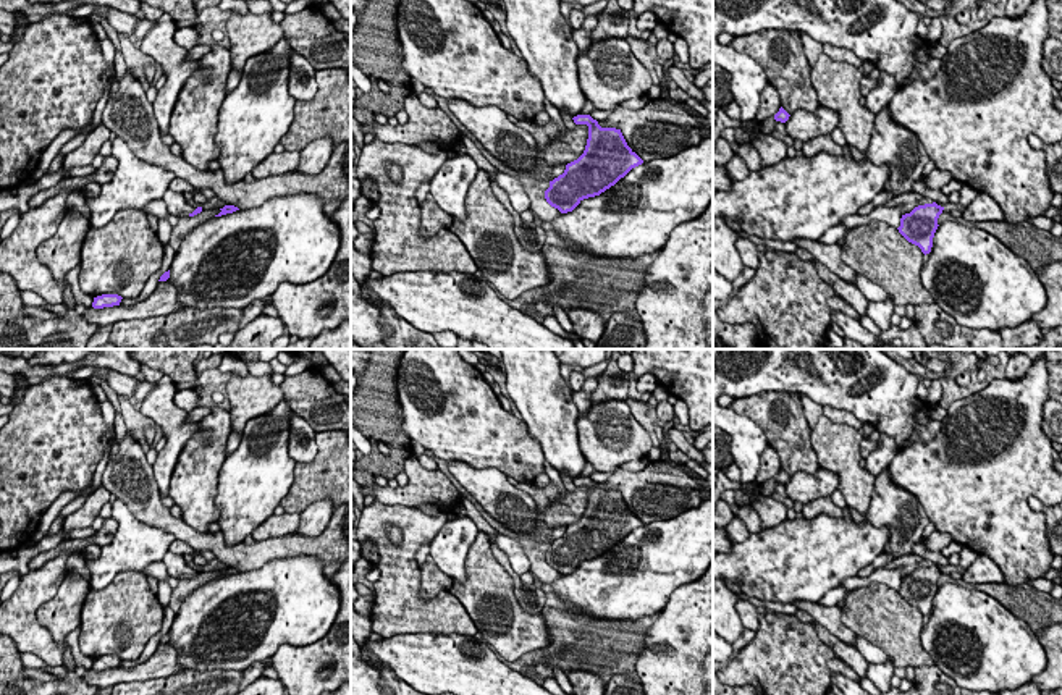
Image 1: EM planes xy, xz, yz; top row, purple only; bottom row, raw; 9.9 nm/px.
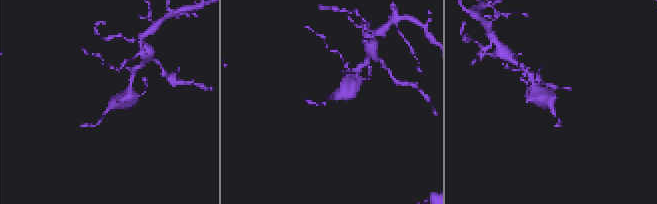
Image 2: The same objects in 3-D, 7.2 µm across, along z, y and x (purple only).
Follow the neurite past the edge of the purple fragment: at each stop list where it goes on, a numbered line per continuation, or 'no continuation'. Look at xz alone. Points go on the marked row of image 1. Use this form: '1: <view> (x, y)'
no continuation

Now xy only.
1: xy (176, 204)

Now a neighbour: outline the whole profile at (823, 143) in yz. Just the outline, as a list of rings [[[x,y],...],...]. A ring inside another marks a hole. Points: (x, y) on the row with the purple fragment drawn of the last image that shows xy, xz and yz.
[[[823,134],[820,137],[808,141],[808,142],[803,142],[802,152],[803,152],[805,157],[813,157],[820,152],[828,152],[831,155],[842,155],[844,147],[836,144],[831,139],[831,134]]]

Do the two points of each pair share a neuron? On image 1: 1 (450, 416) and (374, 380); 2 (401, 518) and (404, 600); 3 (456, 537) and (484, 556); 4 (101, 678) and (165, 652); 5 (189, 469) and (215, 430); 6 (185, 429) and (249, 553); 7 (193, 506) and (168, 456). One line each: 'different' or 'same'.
1: different
2: same
3: different
4: same
5: same
6: different
7: different

